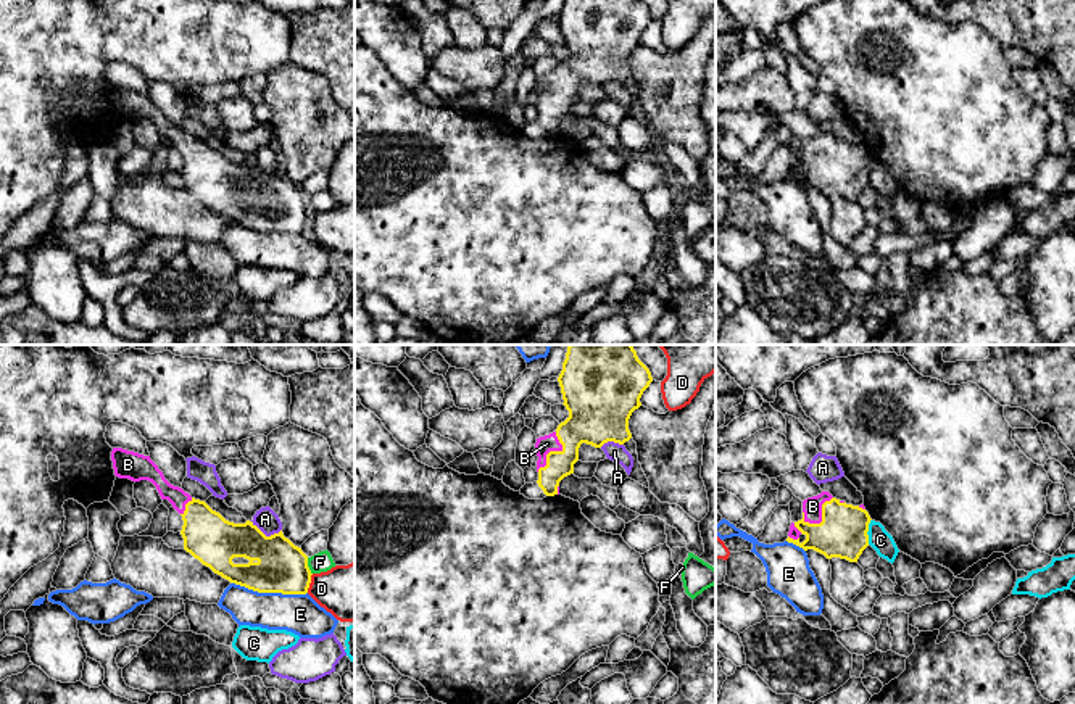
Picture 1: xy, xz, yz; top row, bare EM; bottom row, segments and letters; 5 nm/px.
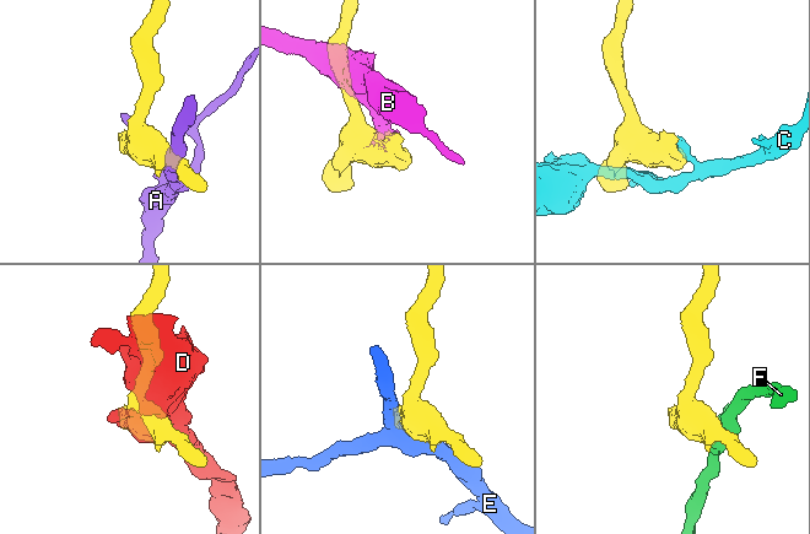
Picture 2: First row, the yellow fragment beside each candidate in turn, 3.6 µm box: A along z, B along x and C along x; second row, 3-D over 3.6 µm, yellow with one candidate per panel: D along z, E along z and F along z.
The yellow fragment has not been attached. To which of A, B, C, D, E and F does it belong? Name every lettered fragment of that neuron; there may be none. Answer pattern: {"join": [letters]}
{"join": ["B"]}

